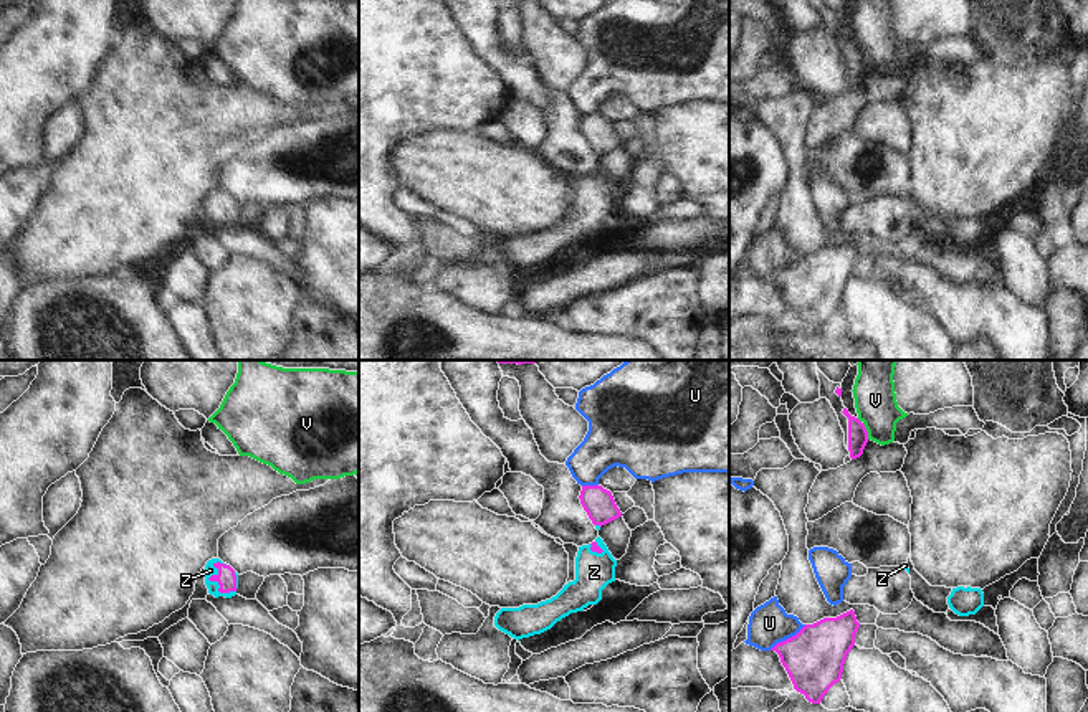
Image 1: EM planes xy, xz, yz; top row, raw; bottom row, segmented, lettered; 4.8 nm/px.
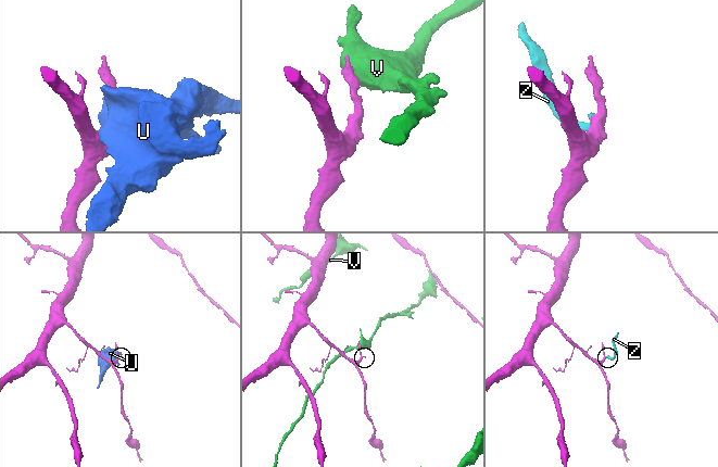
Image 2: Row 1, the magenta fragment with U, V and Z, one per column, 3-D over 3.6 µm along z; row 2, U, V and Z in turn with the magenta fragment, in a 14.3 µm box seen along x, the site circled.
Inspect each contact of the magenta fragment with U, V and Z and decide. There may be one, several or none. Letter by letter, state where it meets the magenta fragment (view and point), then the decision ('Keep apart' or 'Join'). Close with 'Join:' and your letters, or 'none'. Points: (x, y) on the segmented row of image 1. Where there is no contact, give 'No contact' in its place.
U: Touches magenta at yz (789, 638). Keep apart
V: Touches magenta at yz (865, 428). Keep apart
Z: Touches magenta at xy (215, 580). Join
Join: Z

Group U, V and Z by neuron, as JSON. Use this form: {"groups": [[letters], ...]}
{"groups": [["U"], ["V"], ["Z"]]}

